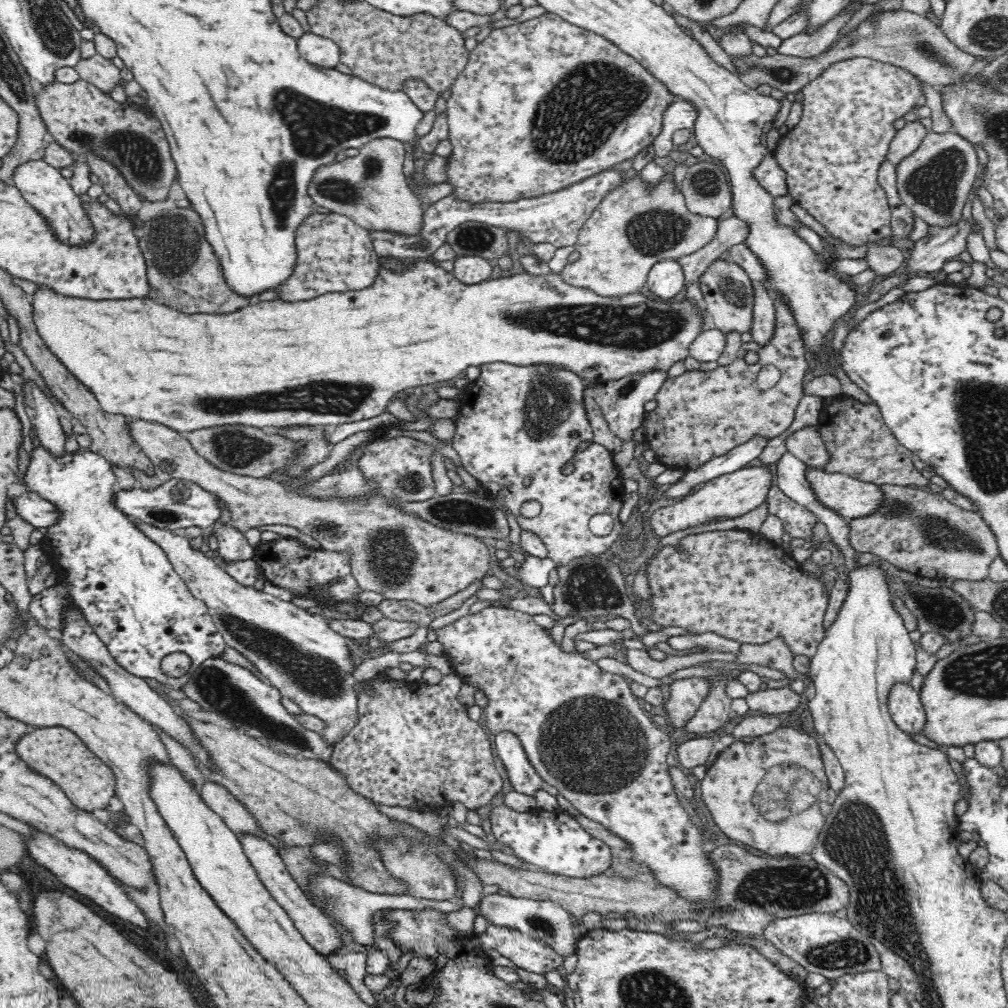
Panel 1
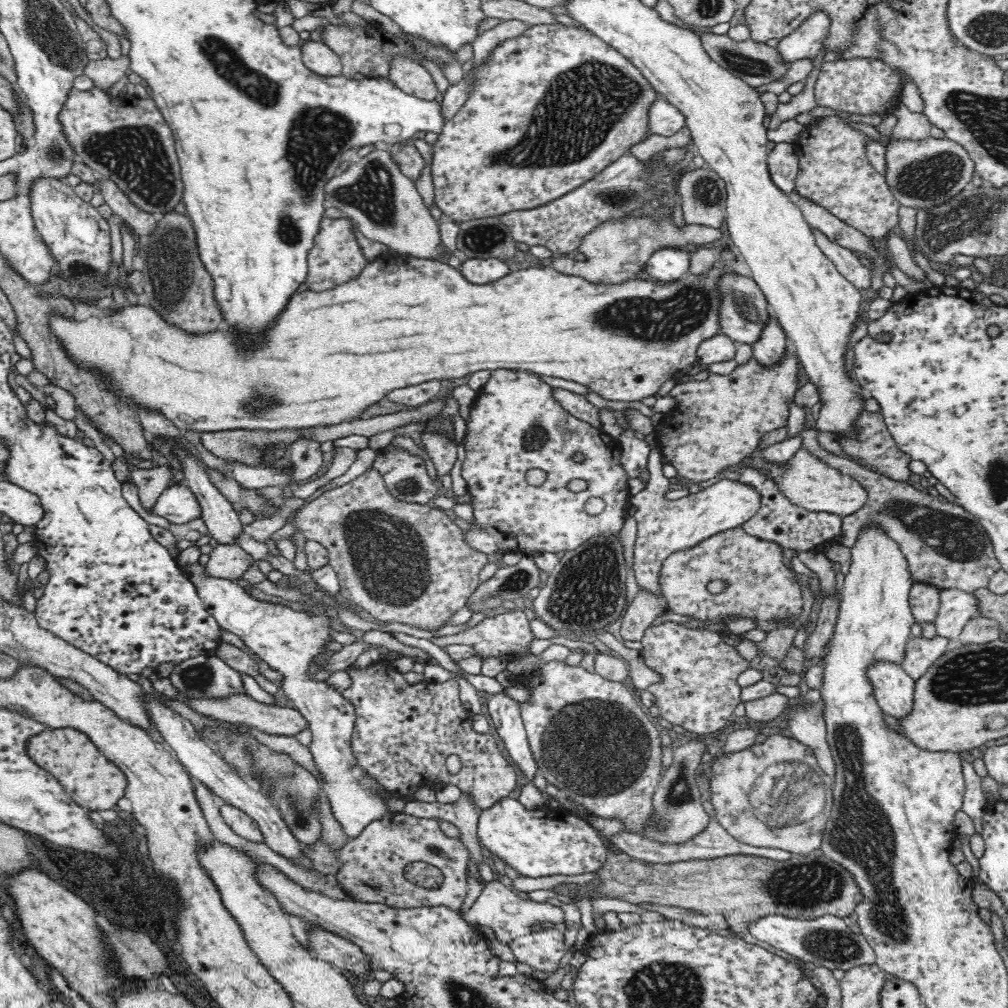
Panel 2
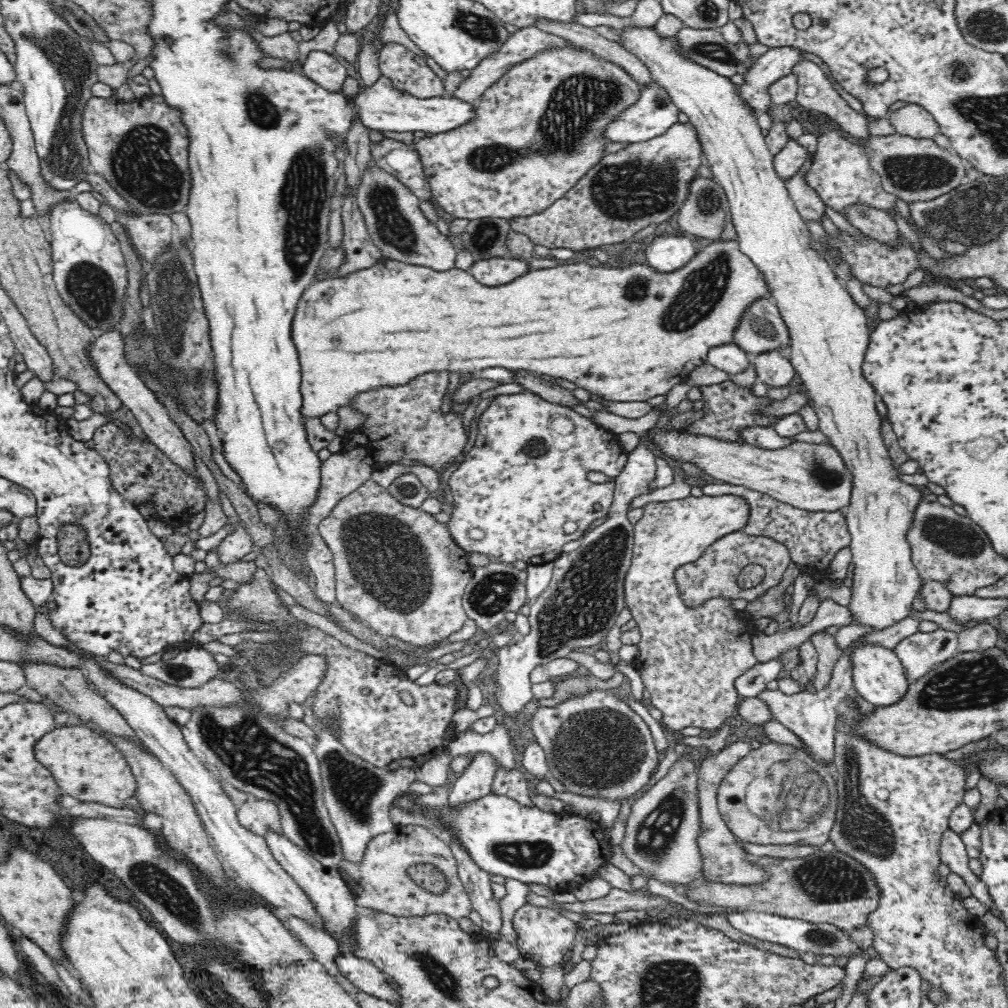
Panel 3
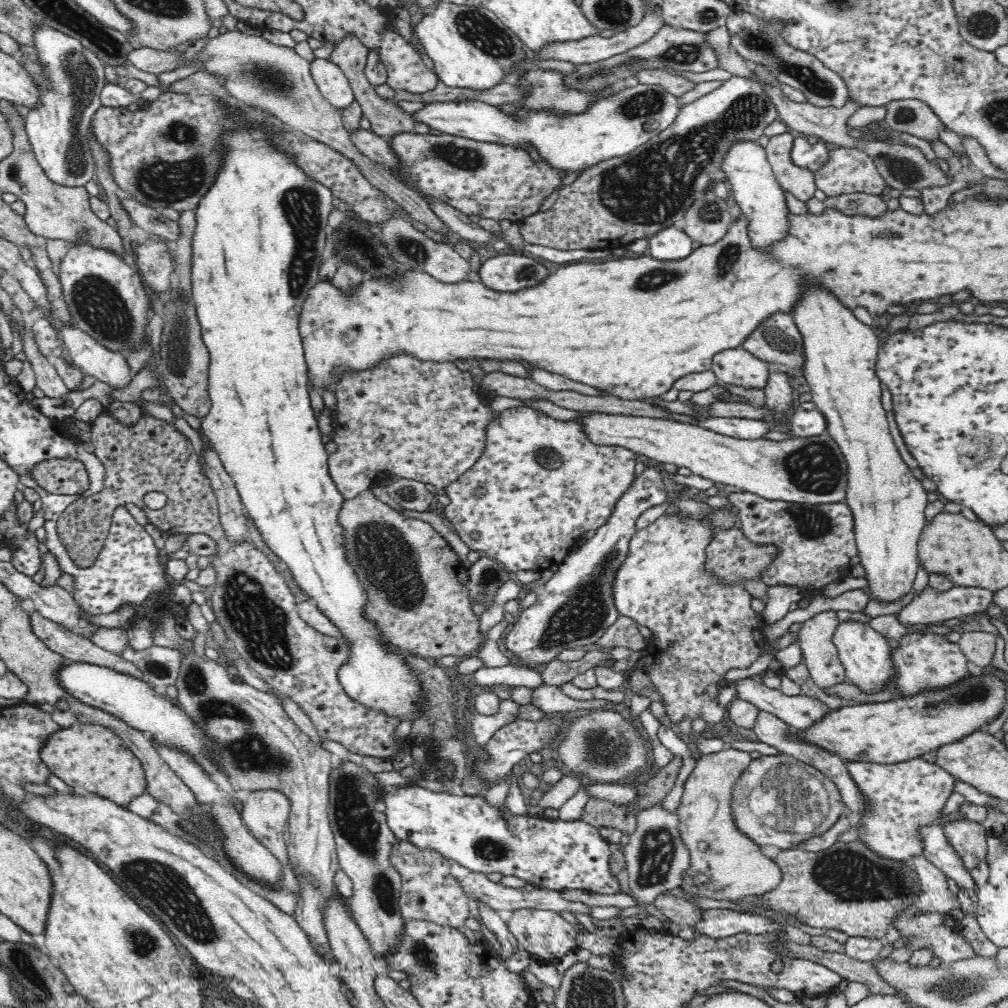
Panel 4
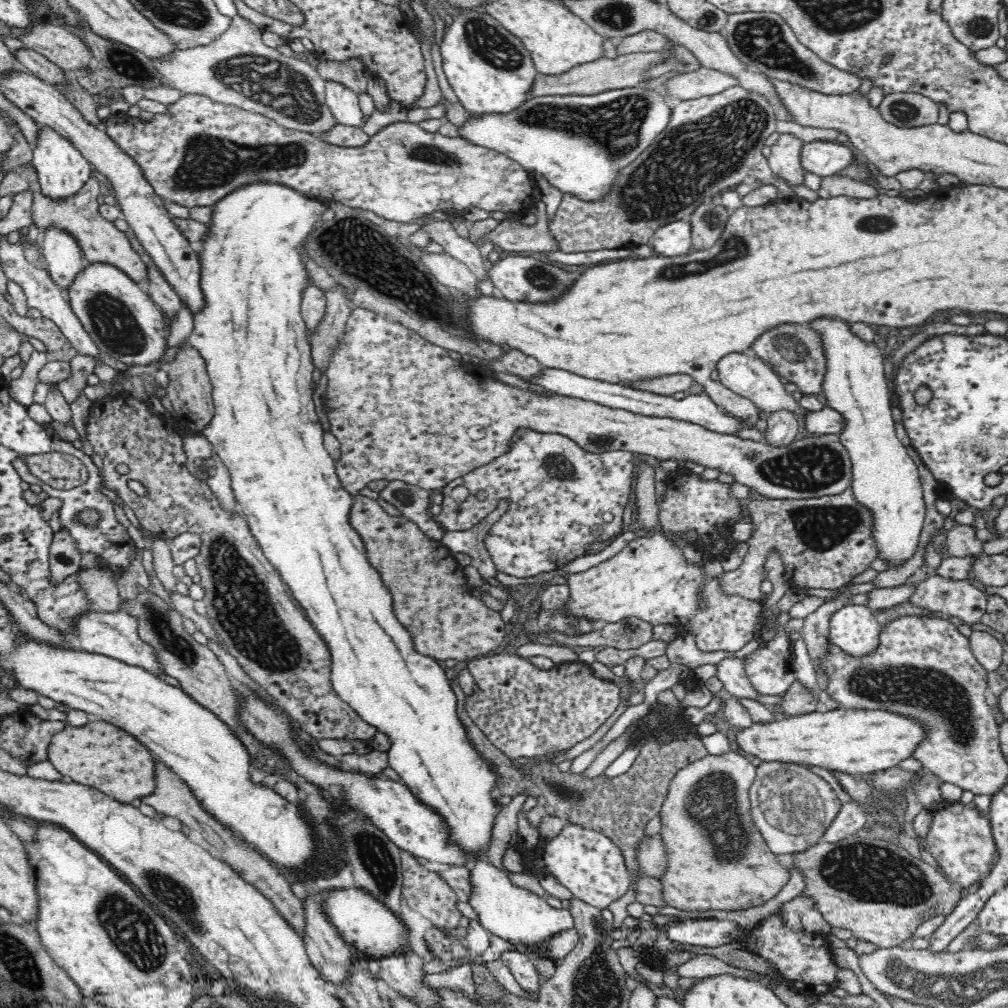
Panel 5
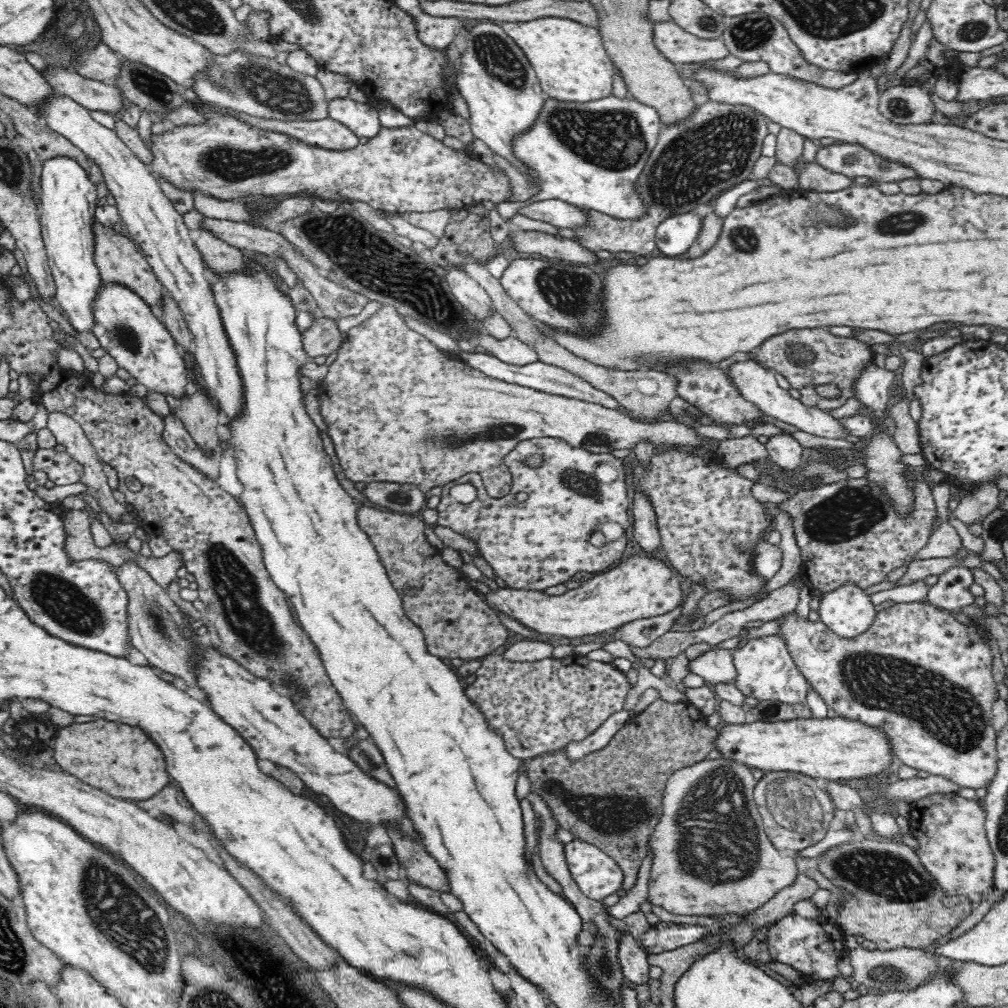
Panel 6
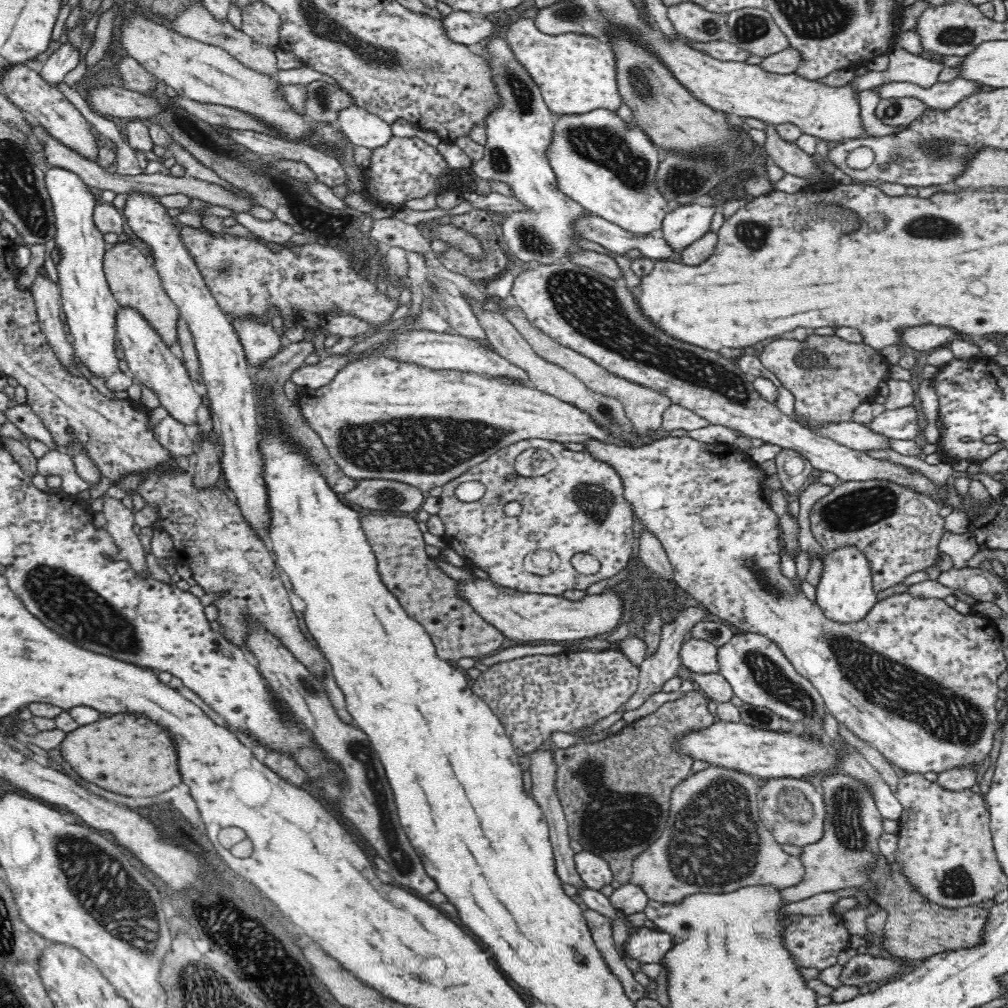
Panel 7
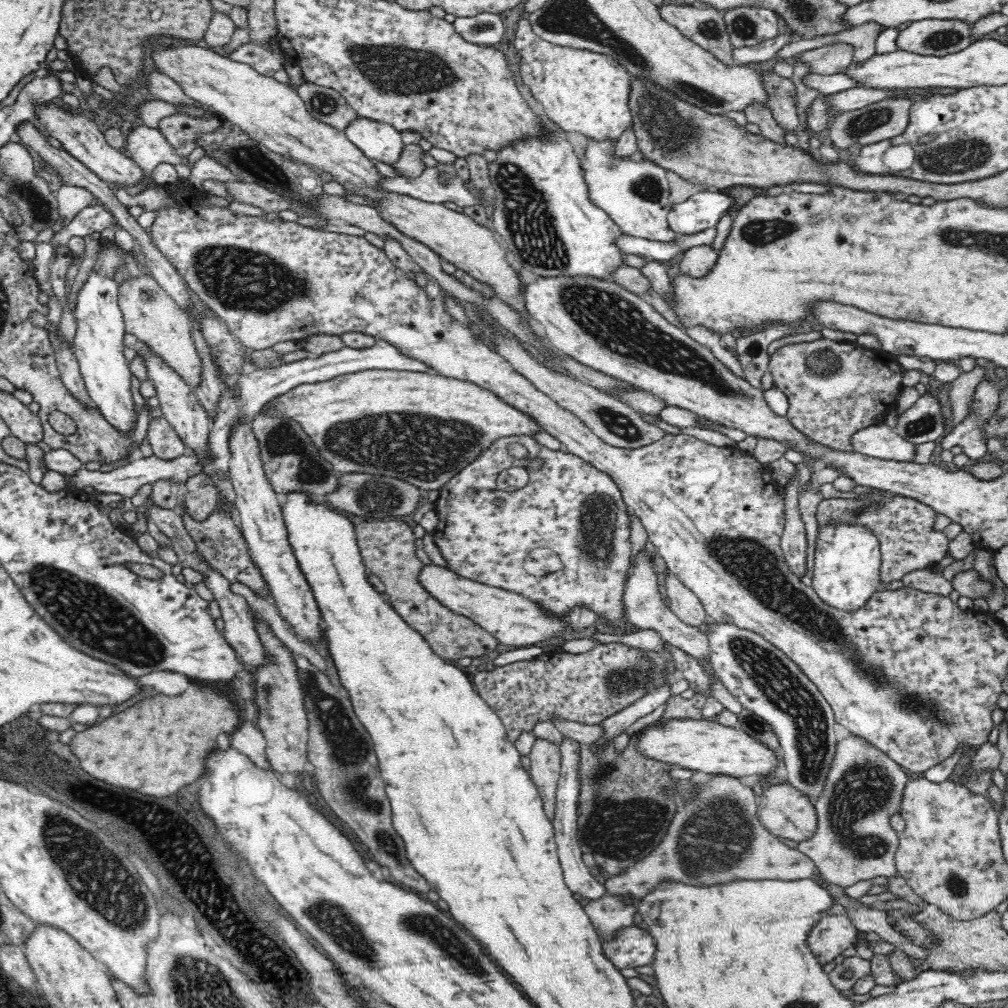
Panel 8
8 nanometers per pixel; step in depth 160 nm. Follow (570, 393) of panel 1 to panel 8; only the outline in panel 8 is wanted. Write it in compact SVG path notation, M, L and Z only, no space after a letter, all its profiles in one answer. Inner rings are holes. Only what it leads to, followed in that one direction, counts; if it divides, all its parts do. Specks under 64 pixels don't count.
M532 436L500 438L498 442L492 443L490 448L483 451L478 456L478 460L468 464L460 474L456 474L439 489L439 497L434 502L439 525L432 535L434 543L447 560L449 569L464 578L517 592L541 604L547 612L559 616L566 616L574 606L585 604L590 610L606 618L608 624L616 628L630 628L630 624L624 620L622 606L626 573L631 570L630 511L614 479L566 450L565 452L550 450ZM516 443L526 448L528 459L540 457L546 461L546 466L544 466L544 475L532 476L524 488L506 492L497 487L498 476L508 468L525 466L524 459L515 458L508 451L508 446ZM468 488L475 488L477 493L468 495ZM496 498L504 498L504 504L495 506ZM534 548L550 548L560 556L564 568L558 570L556 578L534 578L533 575L524 572L522 556L524 552L532 552Z

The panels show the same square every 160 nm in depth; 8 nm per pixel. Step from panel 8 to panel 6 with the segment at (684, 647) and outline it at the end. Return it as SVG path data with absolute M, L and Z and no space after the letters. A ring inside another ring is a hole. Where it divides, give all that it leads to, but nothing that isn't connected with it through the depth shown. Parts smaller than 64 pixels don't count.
M747 627L742 630L742 640L732 649L715 651L710 649L695 659L690 658L692 673L704 678L710 685L718 683L734 685L736 678L738 678L738 671L736 671L734 664L733 652L743 647L750 640L747 637L749 630L750 628Z

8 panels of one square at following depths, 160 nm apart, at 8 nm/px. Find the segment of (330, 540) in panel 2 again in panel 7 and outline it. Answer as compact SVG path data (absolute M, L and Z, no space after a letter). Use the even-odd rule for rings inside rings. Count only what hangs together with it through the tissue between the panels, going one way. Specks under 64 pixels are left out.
M367 514L361 526L377 558L382 582L394 593L404 610L431 636L437 656L444 661L482 658L502 646L504 635L486 622L459 595L459 581L448 576L426 553L424 527L415 515Z

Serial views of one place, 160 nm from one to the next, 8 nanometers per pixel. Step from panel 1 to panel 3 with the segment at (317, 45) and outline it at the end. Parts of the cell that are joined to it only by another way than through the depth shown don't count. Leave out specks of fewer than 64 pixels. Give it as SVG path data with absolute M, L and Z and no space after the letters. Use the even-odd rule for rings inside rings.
M322 50L310 52L301 66L306 76L332 92L341 90L343 85L352 79L348 73L350 67L343 60L338 60Z

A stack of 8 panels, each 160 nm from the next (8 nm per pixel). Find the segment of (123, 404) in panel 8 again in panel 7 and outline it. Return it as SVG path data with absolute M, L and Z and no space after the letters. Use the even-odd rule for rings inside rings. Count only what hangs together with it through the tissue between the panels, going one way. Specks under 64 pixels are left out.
M52 166L45 173L45 183L52 201L54 225L56 225L55 247L58 254L56 269L57 284L61 294L61 309L67 318L70 338L75 353L88 366L93 377L106 380L105 384L114 392L124 392L134 378L120 371L116 358L116 310L119 302L108 286L104 276L104 235L95 225L93 214L100 199L75 172Z

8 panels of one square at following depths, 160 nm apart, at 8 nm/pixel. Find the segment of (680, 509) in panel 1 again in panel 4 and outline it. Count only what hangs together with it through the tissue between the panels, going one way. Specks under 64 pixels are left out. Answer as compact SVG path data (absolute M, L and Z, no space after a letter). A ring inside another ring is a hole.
M728 502L728 504L721 507L709 506L709 512L701 518L694 518L688 514L682 513L678 510L678 513L662 514L652 524L637 530L634 537L630 540L629 553L626 560L622 563L622 566L616 573L613 584L613 597L615 607L618 609L620 615L628 616L632 618L637 624L646 626L650 630L650 637L653 637L653 645L656 646L656 652L650 652L650 654L656 654L652 656L654 664L642 664L642 670L650 677L650 681L653 683L656 691L662 696L661 702L670 721L679 725L685 718L689 718L693 722L696 718L701 718L706 724L719 723L724 715L727 713L727 707L722 706L717 700L720 694L721 688L728 684L726 680L726 674L730 670L746 670L750 668L751 664L760 656L760 652L763 650L764 640L766 639L762 634L762 629L765 627L761 613L757 613L750 607L750 600L752 597L748 591L742 585L722 585L716 577L708 575L704 571L704 562L706 562L707 553L706 548L711 542L720 534L720 532L728 532L728 530L734 530L739 524L738 522L737 508Z

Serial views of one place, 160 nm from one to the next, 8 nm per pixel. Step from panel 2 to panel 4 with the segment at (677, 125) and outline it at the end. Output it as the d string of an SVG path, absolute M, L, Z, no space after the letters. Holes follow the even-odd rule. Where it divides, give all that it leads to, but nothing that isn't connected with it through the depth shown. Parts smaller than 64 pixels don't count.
M640 84L633 87L623 86L613 97L607 99L598 99L585 113L575 115L552 115L552 113L544 113L544 111L524 111L517 109L520 114L520 120L502 113L494 105L486 104L478 100L464 99L460 101L433 101L426 102L424 106L414 112L408 112L415 123L424 123L434 130L439 130L444 134L454 136L463 136L470 140L481 140L482 142L497 142L498 144L513 144L513 146L521 146L526 150L528 146L534 146L538 150L541 158L545 158L551 166L559 168L562 172L582 172L586 168L590 168L592 164L600 162L600 160L608 160L614 156L624 156L628 152L634 151L641 144L648 142L653 136L659 132L666 130L678 116L679 98L670 94L661 84Z

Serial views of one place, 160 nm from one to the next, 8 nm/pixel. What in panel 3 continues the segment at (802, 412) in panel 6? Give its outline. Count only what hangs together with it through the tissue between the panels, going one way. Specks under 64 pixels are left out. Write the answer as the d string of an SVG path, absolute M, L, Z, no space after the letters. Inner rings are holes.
M734 342L720 344L720 346L712 346L712 348L706 352L706 360L712 366L730 375L746 370L749 362L752 364L750 354L742 350L742 348Z

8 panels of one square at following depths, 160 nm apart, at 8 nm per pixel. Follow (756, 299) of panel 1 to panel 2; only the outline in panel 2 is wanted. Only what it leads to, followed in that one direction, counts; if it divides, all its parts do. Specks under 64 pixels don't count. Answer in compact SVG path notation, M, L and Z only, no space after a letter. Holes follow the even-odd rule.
M770 312L768 322L764 324L764 328L760 332L760 338L752 344L753 357L764 366L776 364L784 356L788 344L787 335L775 315Z

